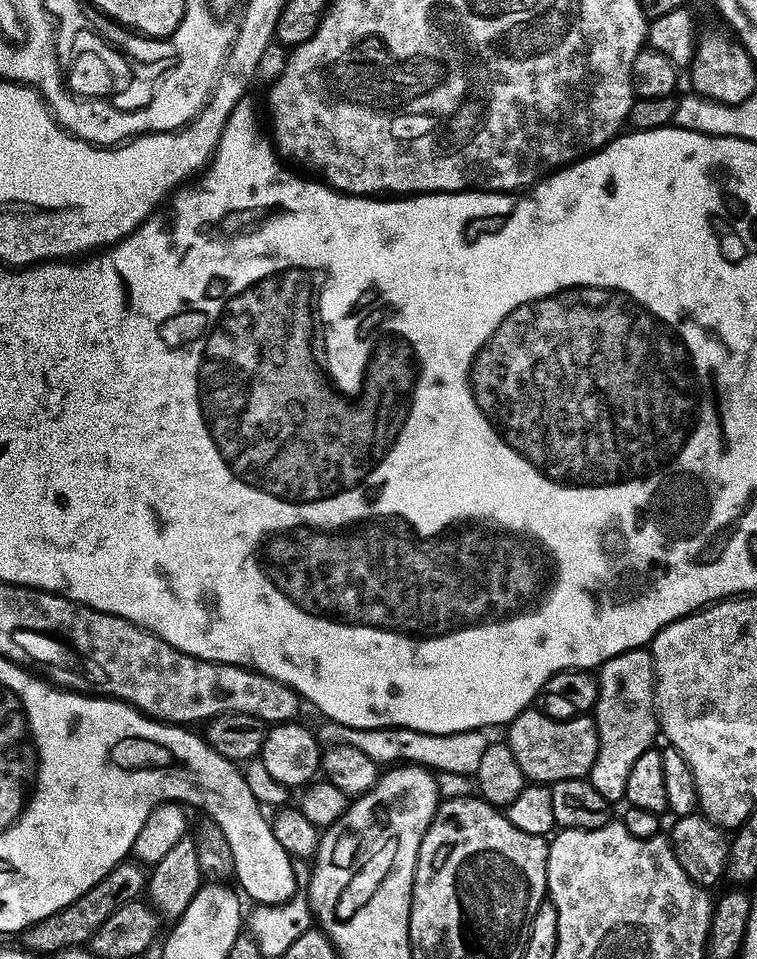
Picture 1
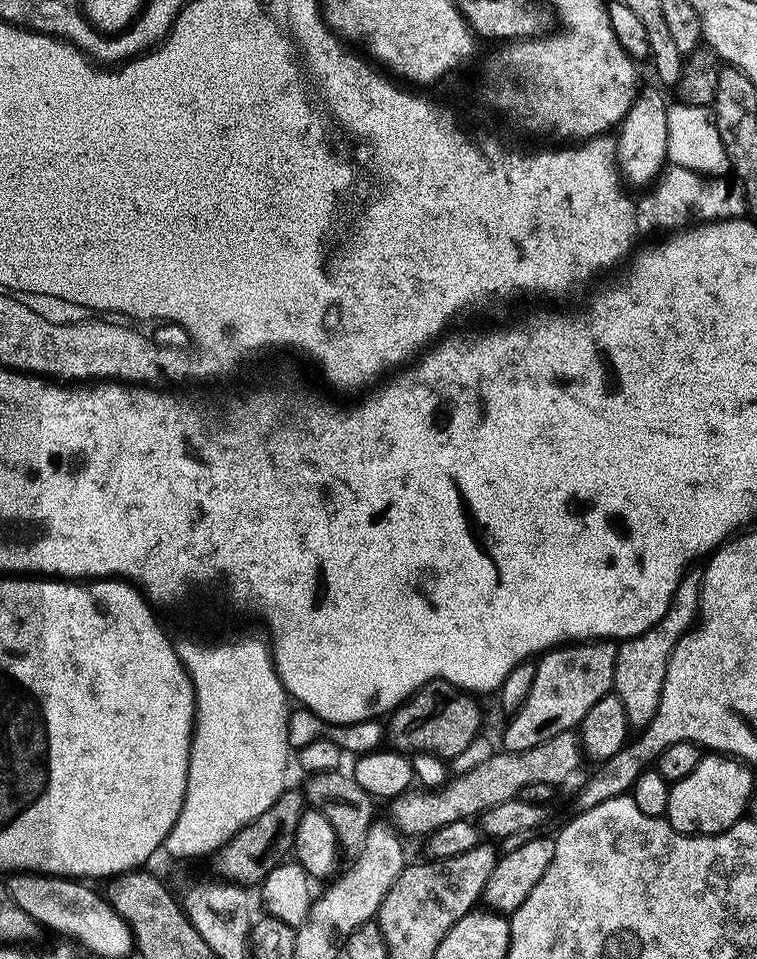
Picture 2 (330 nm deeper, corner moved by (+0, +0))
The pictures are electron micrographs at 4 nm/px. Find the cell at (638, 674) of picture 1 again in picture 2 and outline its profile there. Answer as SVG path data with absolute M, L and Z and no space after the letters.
M703 571L685 572L670 602L670 610L666 612L666 618L646 634L635 636L633 640L625 640L617 647L618 662L614 674L616 683L614 695L622 698L622 706L626 706L626 718L633 729L646 730L654 722L658 714L658 706L662 706L662 690L666 686L670 658L678 642L682 642L682 638L696 627L700 619L700 595L703 585Z

